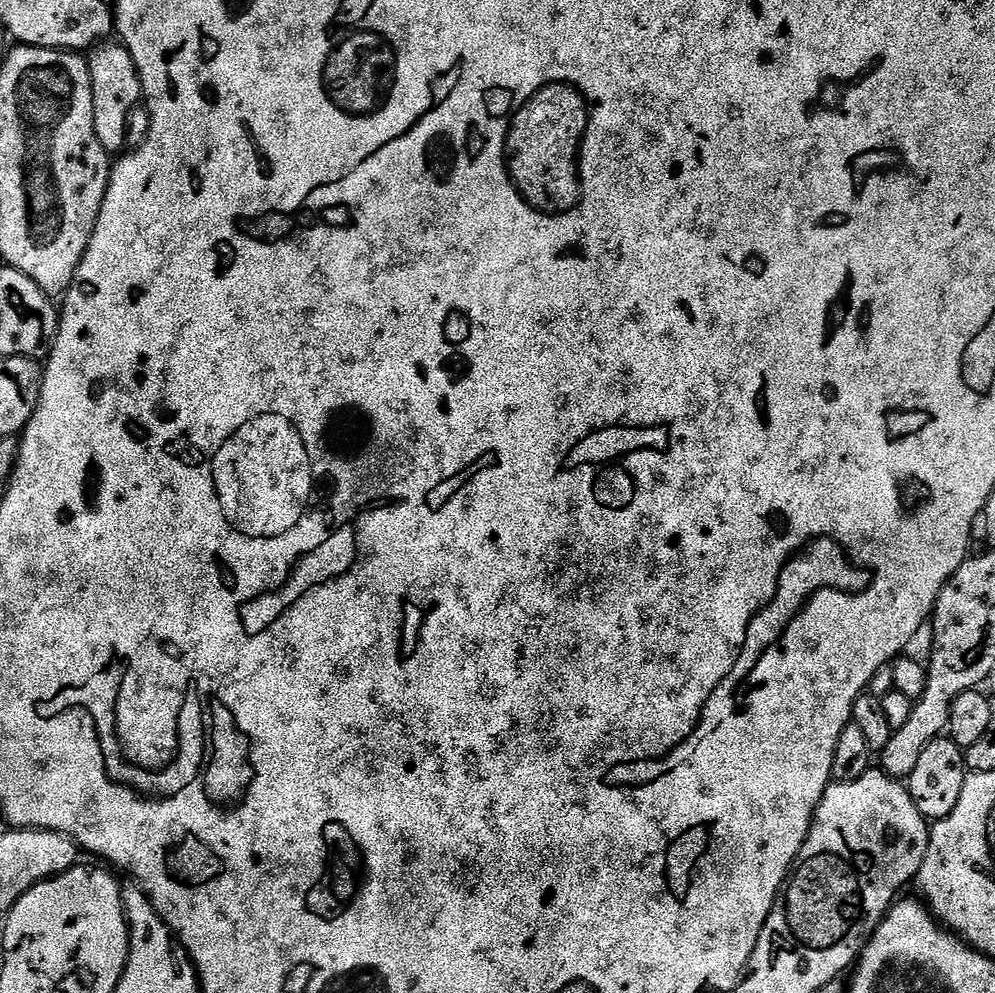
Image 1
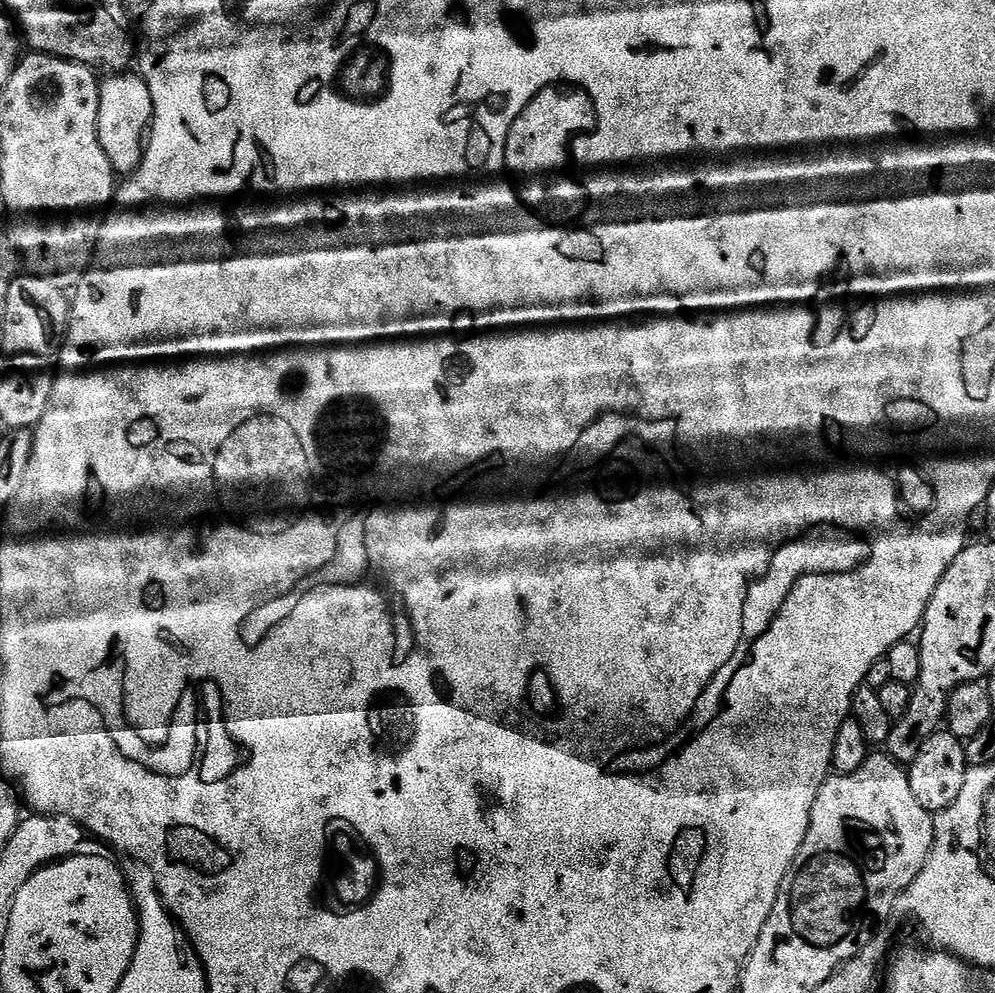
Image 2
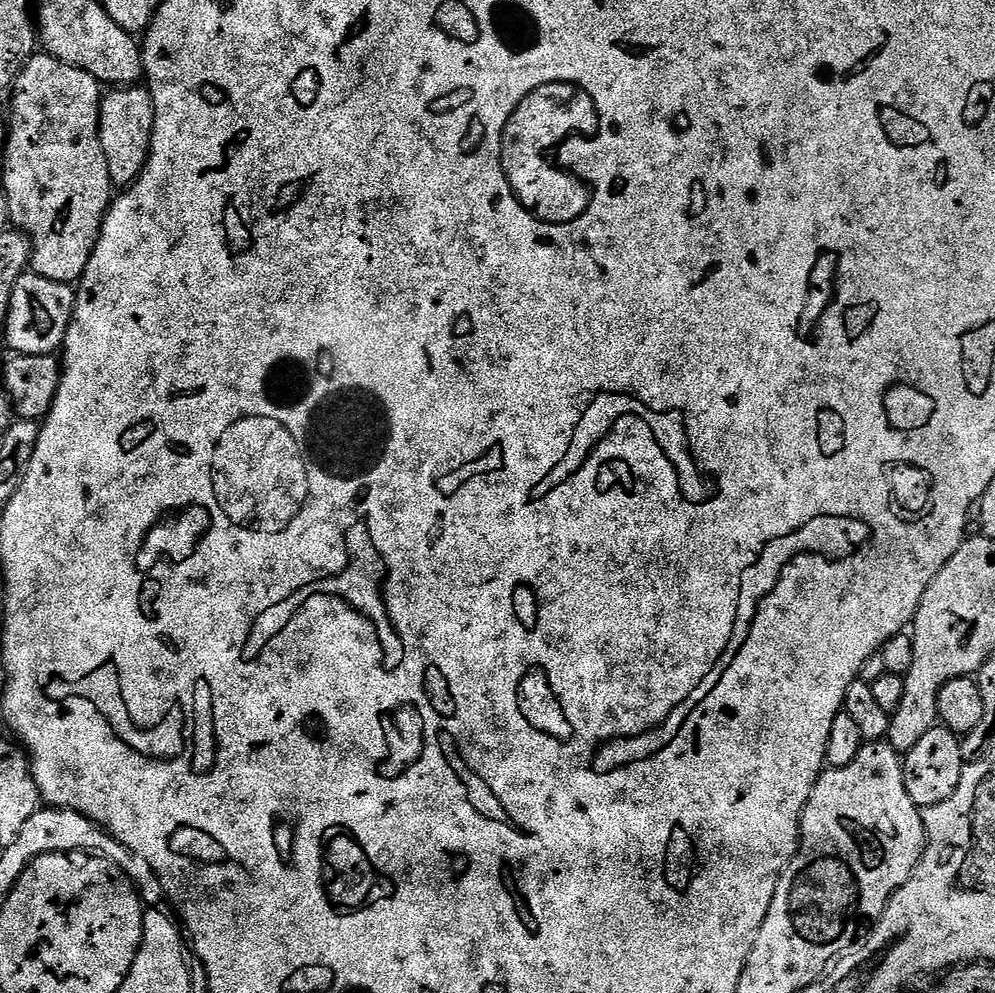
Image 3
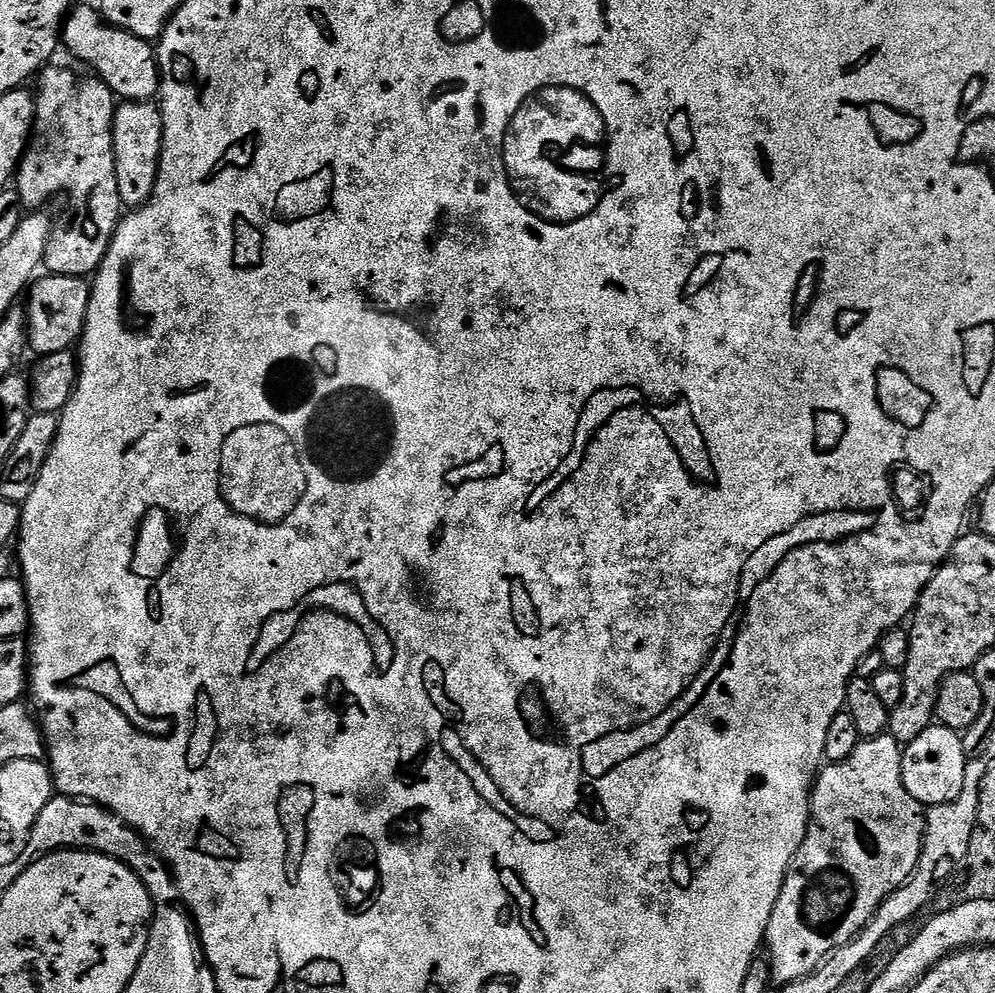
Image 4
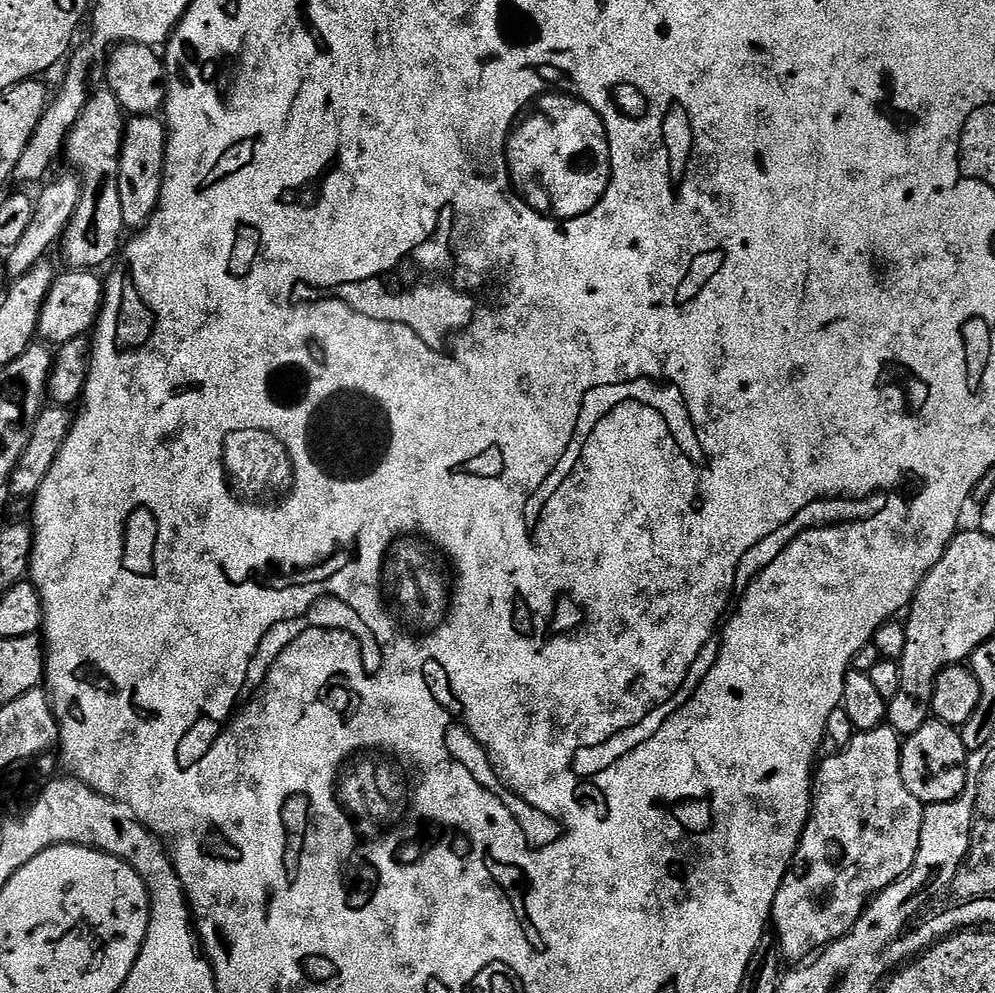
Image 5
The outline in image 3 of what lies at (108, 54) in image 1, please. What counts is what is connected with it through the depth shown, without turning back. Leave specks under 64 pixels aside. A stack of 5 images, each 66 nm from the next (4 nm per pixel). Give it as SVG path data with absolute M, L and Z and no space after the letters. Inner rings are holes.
M120 86L103 97L100 108L100 141L108 158L113 185L131 186L140 179L152 155L156 107L144 86ZM124 184L124 185L120 185Z

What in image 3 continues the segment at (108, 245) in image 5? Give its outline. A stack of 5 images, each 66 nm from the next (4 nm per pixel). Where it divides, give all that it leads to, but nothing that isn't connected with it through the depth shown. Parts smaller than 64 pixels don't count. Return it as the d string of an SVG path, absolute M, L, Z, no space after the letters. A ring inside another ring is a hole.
M36 54L24 65L24 69L22 69L19 78L16 80L11 96L12 108L10 107L8 159L2 166L4 168L2 186L8 191L8 197L10 198L12 224L17 229L23 230L28 239L32 241L34 253L32 255L31 267L34 269L36 275L45 276L59 284L72 284L79 281L80 277L84 275L84 271L88 268L88 263L96 250L96 244L100 241L101 232L104 229L105 217L108 215L108 210L111 208L114 199L114 185L112 175L110 174L110 166L108 165L108 158L104 153L104 147L100 141L102 85L99 80L94 79L86 70L75 68L72 64L67 64L61 60L55 60L54 57L47 54Z

